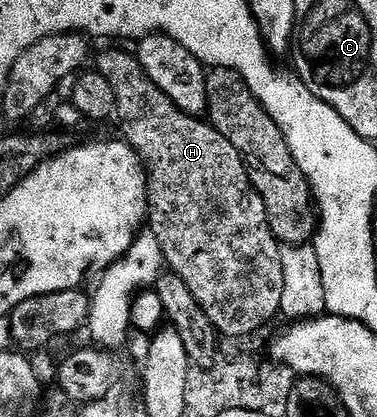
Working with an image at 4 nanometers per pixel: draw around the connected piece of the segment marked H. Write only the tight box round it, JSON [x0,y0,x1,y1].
[95,48,281,338]

